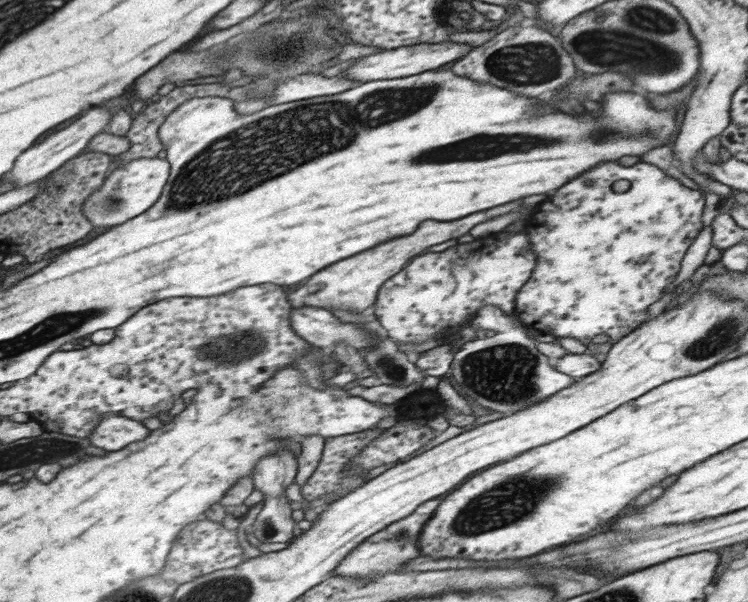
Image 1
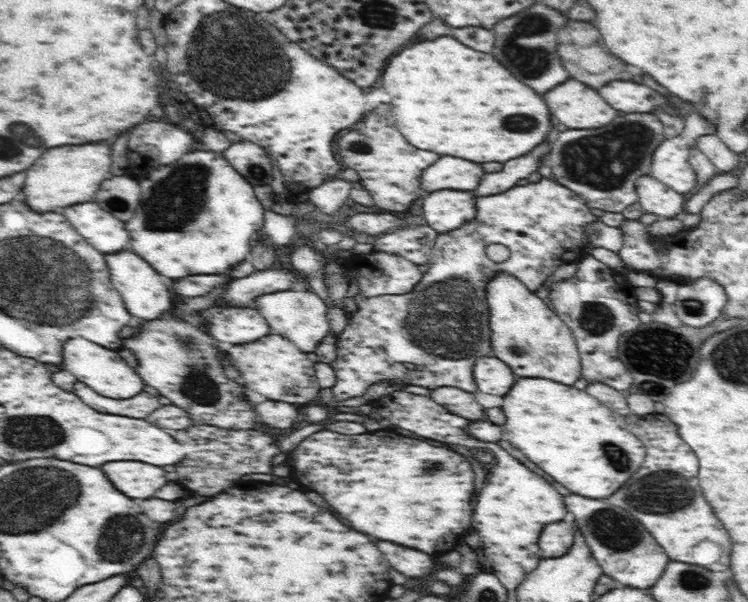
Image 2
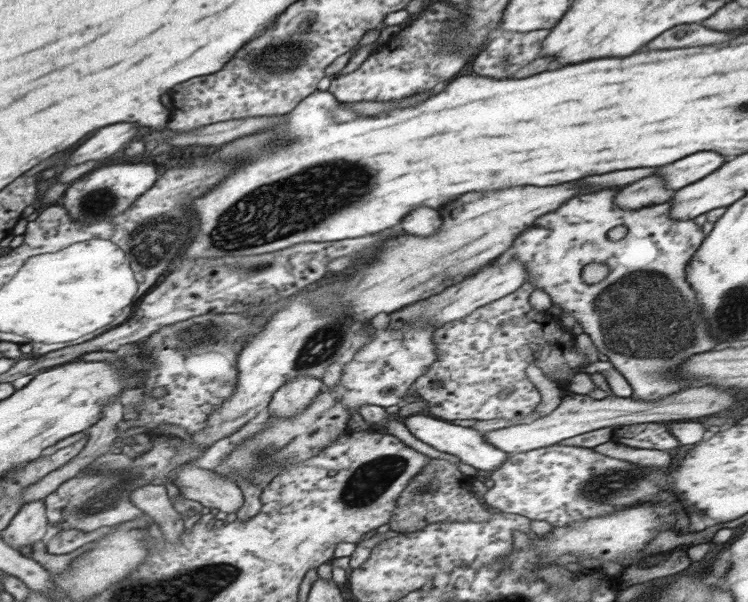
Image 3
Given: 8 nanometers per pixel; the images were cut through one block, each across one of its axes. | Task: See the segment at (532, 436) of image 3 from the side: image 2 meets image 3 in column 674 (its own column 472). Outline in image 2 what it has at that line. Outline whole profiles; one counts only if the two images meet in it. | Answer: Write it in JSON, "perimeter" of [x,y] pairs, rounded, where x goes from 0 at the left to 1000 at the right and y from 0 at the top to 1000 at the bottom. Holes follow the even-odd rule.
{"perimeter":[[[582,645],[575,650],[575,661],[583,664],[588,674],[594,674],[599,684],[612,688],[626,698],[644,698],[647,678],[636,668],[634,654],[626,654],[612,645]]]}

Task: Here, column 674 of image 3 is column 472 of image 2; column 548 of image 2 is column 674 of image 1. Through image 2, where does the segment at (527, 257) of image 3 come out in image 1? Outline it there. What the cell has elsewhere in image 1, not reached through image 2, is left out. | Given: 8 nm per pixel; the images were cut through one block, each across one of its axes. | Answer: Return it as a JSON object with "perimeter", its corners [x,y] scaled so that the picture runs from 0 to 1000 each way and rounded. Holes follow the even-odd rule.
{"perimeter":[[[807,269],[783,286],[783,302],[791,302],[791,309],[781,309],[781,289],[775,289],[754,306],[735,332],[738,339],[749,339],[738,349],[738,355],[749,355],[749,369],[738,372],[730,365],[735,349],[722,349],[722,365],[714,362],[706,375],[703,389],[709,395],[709,412],[719,422],[719,442],[690,492],[687,515],[689,527],[705,545],[743,561],[771,561],[782,573],[801,555],[813,556],[818,568],[828,566],[869,527],[868,508],[886,493],[888,478],[909,449],[917,415],[941,379],[937,359],[943,344],[939,316],[912,307],[872,271],[829,276],[826,269]],[[824,299],[840,299],[845,306],[842,316],[832,322],[821,319],[818,306]]]}

